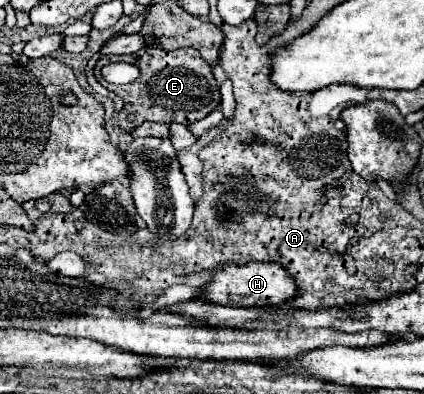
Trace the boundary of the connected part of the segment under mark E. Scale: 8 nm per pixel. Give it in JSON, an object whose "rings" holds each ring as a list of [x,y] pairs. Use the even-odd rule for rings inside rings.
{"rings":[[[142,48],[140,52],[130,56],[102,56],[94,67],[94,75],[103,86],[116,92],[124,100],[124,108],[116,118],[118,126],[124,132],[132,132],[146,120],[162,124],[180,122],[188,126],[208,116],[220,104],[220,90],[212,76],[212,70],[194,48],[178,48],[172,52],[166,52],[162,48]],[[110,62],[130,62],[138,66],[140,76],[126,86],[114,86],[106,82],[101,75],[101,69]],[[130,114],[136,116],[134,122],[128,122]]]}

